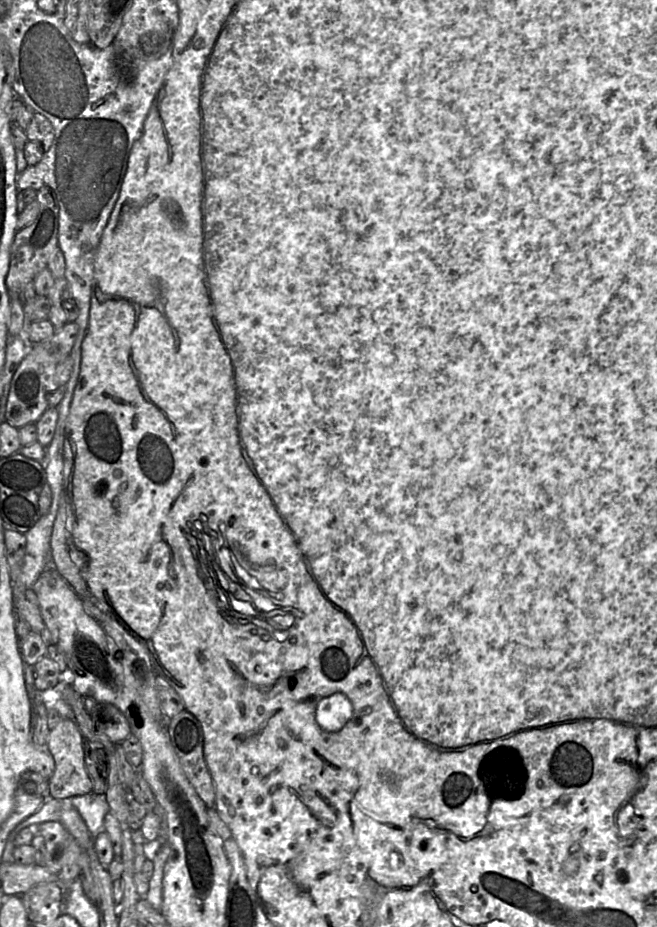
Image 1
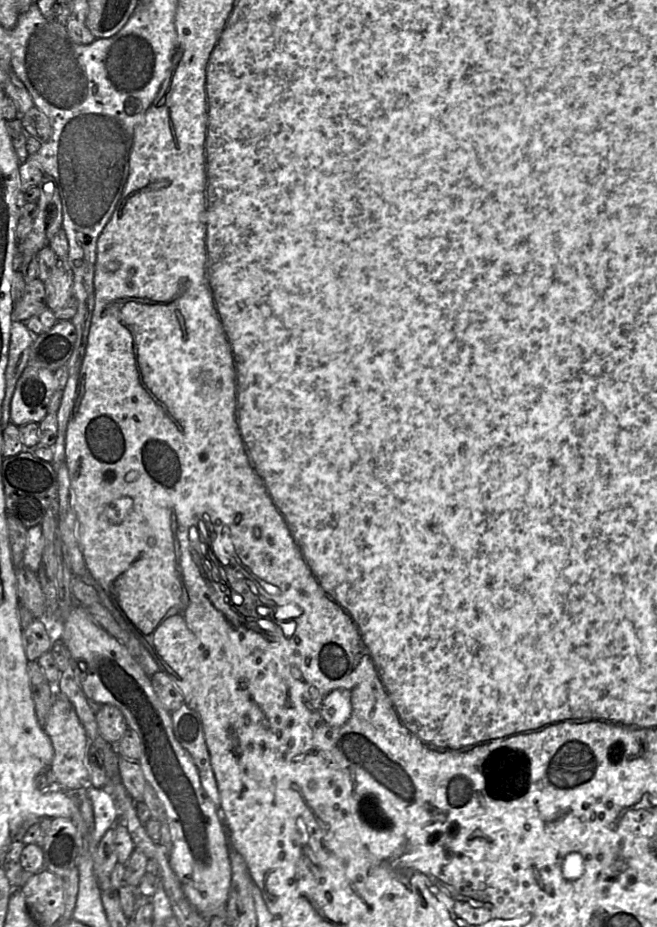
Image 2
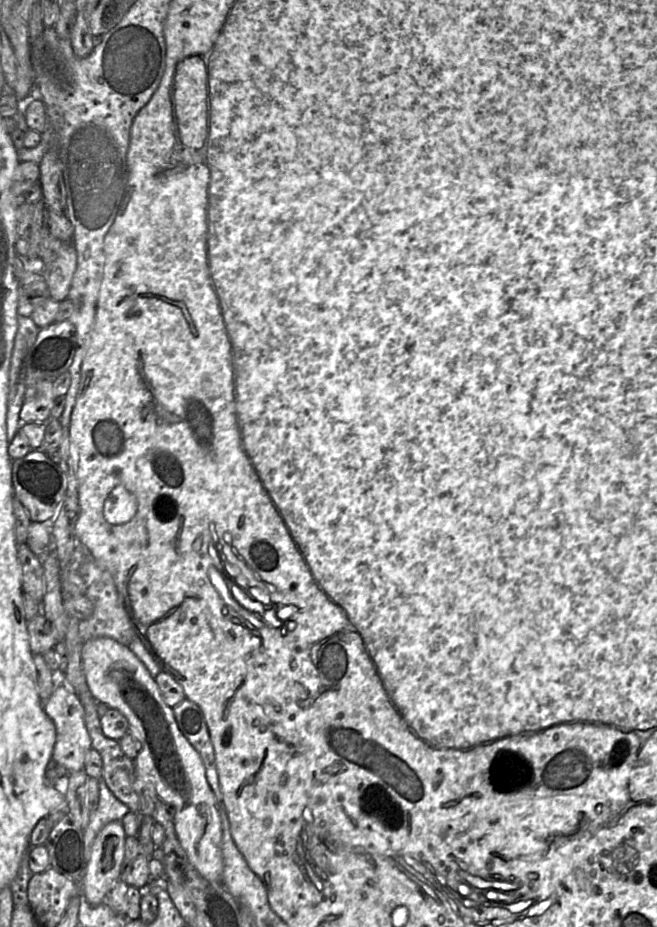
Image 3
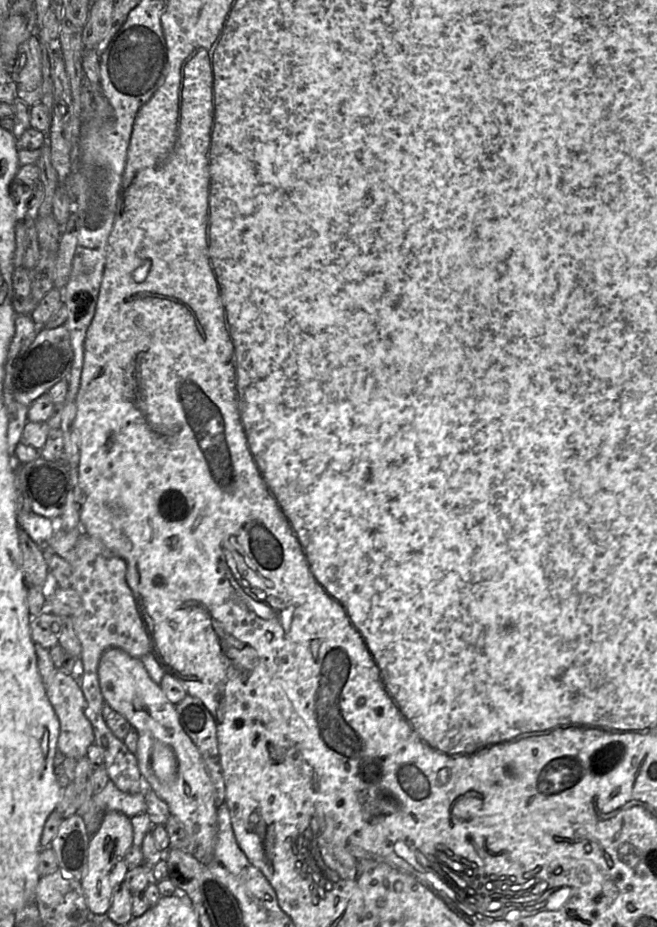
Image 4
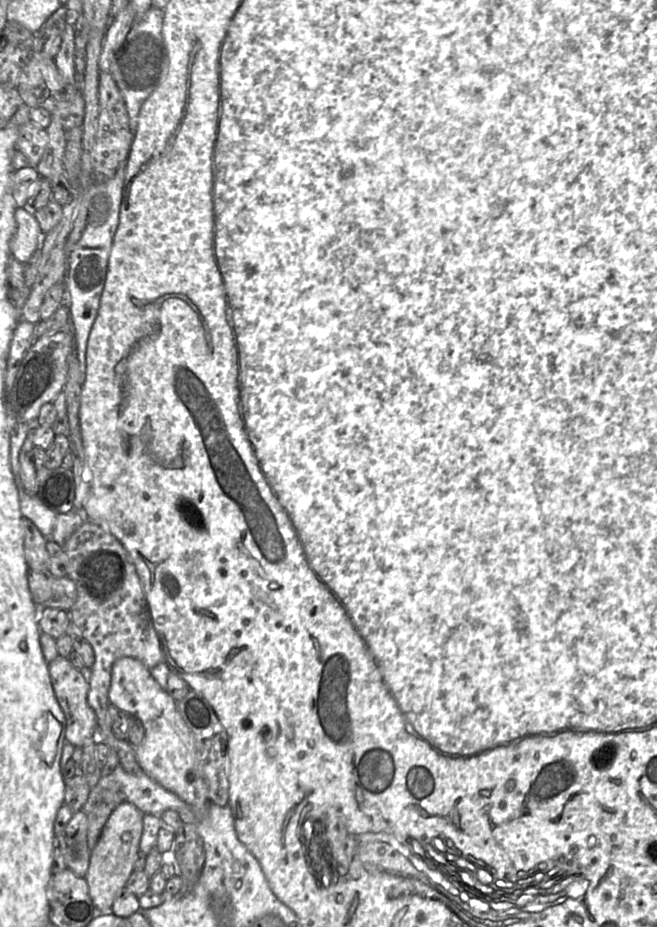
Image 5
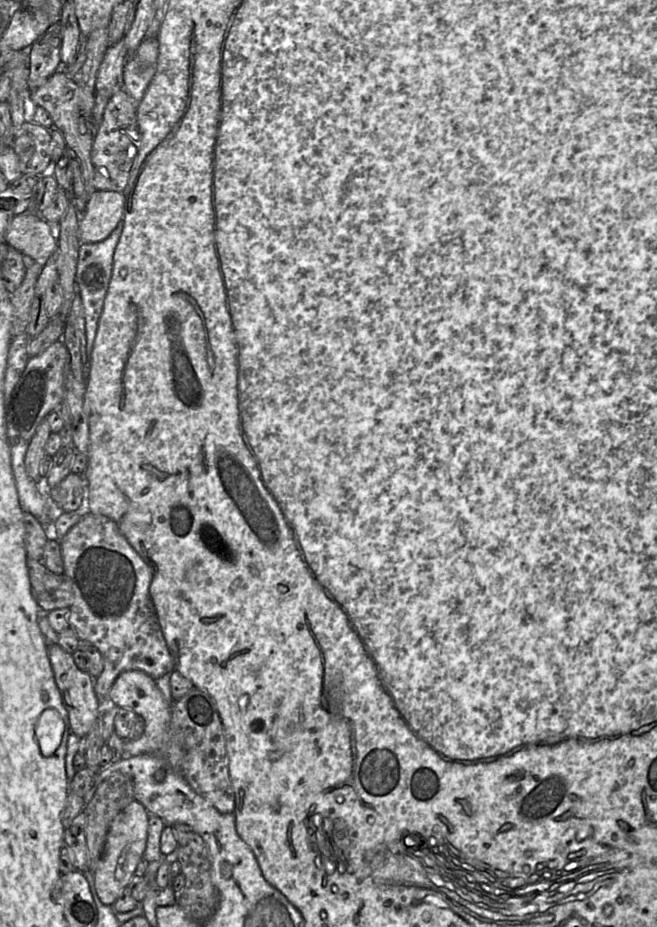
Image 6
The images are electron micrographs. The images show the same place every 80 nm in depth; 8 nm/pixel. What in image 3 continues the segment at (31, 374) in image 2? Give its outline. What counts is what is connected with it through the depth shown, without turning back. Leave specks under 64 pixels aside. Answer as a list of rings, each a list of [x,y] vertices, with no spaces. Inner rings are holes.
[[[41,381],[27,388],[19,414],[20,420],[22,423],[47,422],[52,419],[54,400],[53,382]]]

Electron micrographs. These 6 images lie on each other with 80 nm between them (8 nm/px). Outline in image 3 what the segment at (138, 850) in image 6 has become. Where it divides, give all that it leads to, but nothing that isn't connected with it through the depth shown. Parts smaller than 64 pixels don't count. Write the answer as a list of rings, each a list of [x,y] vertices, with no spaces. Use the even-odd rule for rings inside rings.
[[[120,820],[108,823],[96,836],[80,883],[80,894],[92,905],[103,903],[114,883],[121,877],[126,838]]]

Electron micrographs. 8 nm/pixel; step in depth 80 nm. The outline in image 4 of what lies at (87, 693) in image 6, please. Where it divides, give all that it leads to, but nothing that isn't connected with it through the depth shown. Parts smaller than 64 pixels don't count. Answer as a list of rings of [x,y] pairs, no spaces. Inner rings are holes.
[[[54,668],[46,684],[46,693],[60,723],[57,748],[65,757],[79,760],[87,756],[89,747],[94,743],[94,731],[85,715],[85,699],[79,681],[73,675]]]

